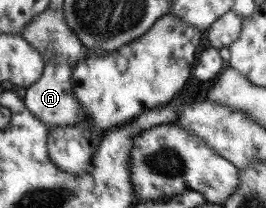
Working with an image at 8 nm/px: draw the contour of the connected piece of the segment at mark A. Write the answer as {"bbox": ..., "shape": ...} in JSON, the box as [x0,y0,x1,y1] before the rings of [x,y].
{"bbox":[23,62,85,127],"shape":[[[44,62],[42,74],[32,83],[23,95],[23,103],[27,111],[42,121],[43,124],[53,127],[73,126],[85,117],[85,112],[73,97],[72,83],[70,82],[71,68],[65,62]]]}

